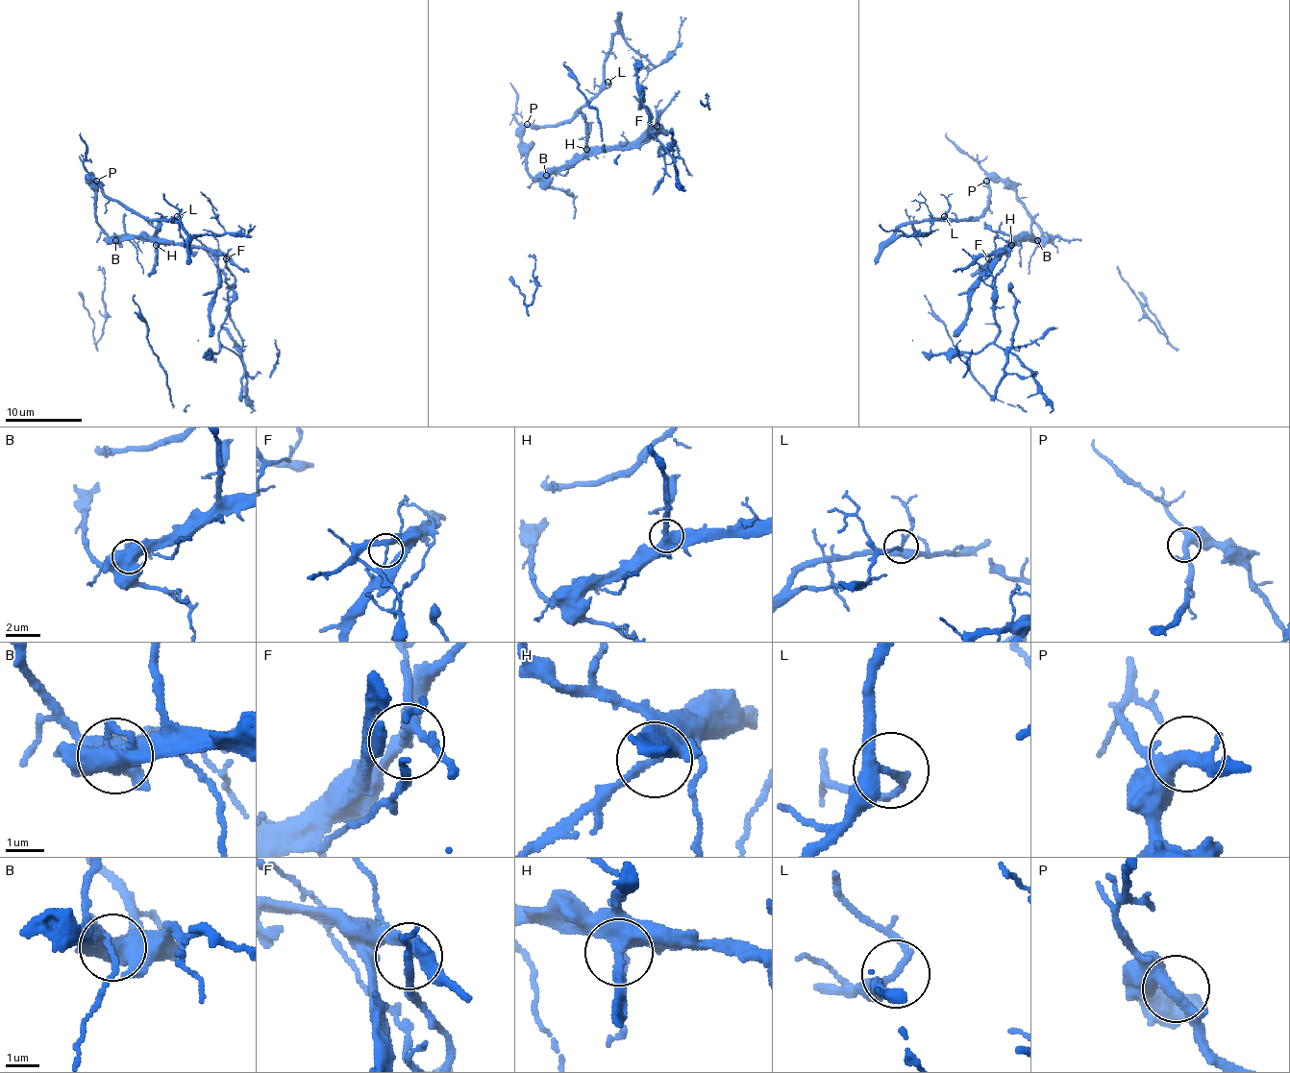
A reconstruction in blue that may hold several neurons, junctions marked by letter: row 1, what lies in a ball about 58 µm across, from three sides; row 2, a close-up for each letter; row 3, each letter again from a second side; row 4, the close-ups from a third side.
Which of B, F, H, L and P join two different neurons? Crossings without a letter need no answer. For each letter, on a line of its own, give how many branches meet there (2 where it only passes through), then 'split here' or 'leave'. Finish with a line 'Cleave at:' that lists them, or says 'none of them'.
B: branches 4; split here
F: branches 3; split here
H: branches 3; leave
L: branches 3; leave
P: branches 3; leave
Cleave at: B, F

